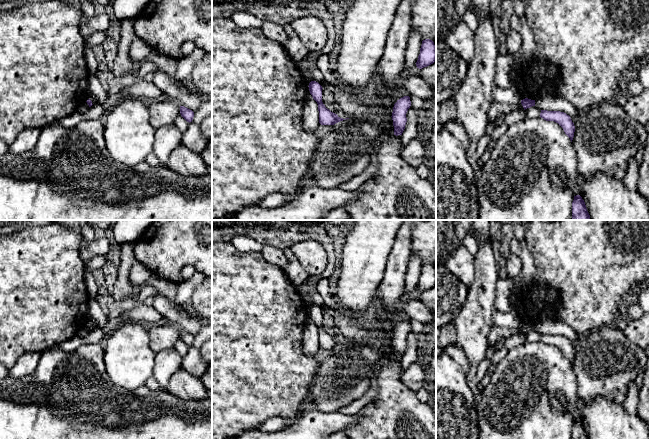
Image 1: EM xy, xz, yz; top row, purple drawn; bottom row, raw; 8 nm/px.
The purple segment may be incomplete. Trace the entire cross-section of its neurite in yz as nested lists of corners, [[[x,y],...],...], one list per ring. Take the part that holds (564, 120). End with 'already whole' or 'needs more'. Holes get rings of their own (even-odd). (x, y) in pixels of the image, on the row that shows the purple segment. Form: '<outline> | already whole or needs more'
[[[541,110],[540,117],[546,121],[554,121],[558,123],[572,142],[575,126],[569,115],[560,111]]] | already whole

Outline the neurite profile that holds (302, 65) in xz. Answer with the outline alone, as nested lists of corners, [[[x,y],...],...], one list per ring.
[[[300,61],[300,62],[296,63],[297,68],[302,73],[305,81],[308,82],[308,83],[310,83],[312,81],[312,78],[309,74],[309,71],[308,71],[309,65],[311,65],[311,62],[308,63],[306,61]]]

